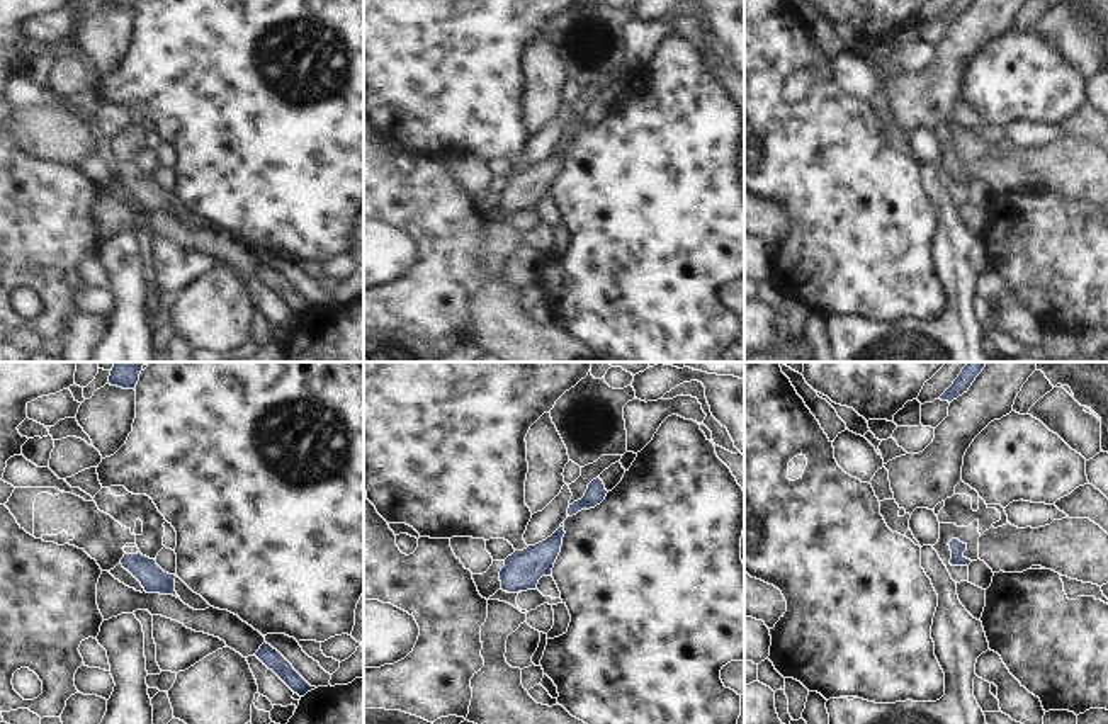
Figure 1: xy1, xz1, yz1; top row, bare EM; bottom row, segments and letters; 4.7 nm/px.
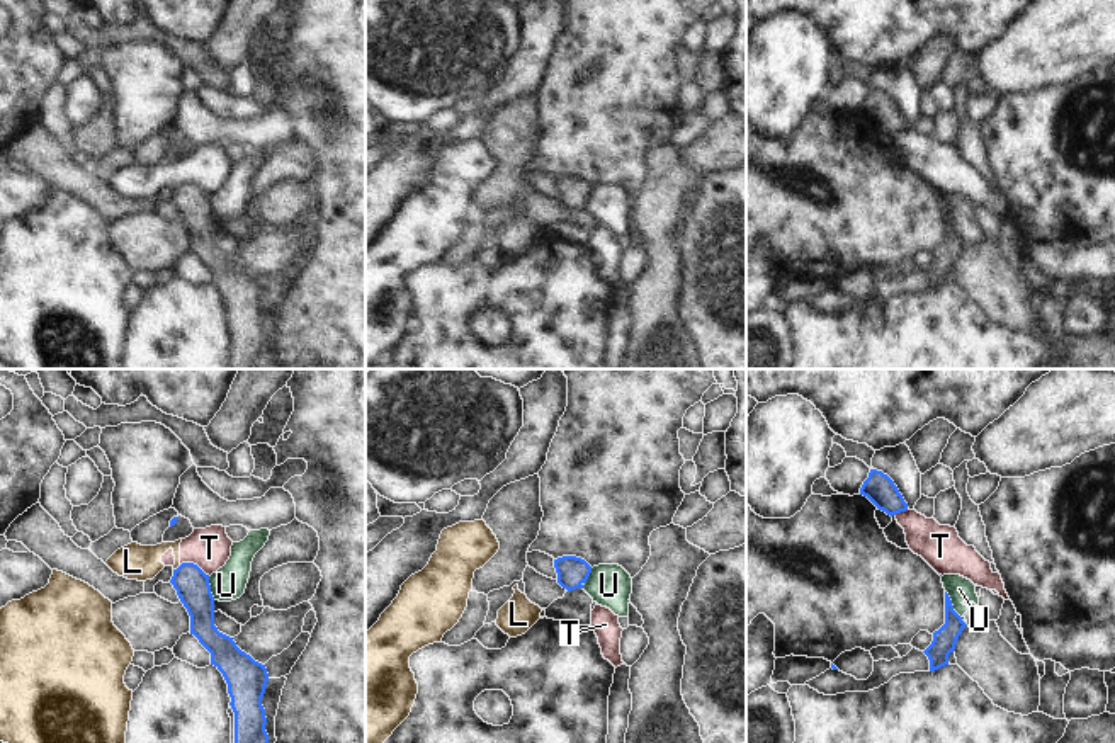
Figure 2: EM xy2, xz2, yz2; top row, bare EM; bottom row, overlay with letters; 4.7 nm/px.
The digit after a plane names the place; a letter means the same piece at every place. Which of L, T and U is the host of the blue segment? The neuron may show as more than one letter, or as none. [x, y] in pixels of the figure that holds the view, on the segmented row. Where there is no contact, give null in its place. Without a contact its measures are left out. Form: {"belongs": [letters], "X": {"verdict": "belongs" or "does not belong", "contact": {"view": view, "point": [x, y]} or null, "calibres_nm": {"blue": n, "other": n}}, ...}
{"belongs": [], "L": {"verdict": "does not belong", "contact": {"view": "xy2", "point": [179, 567]}, "calibres_nm": {"blue": 160, "other": 170}}, "T": {"verdict": "does not belong", "contact": {"view": "xy2", "point": [196, 565]}, "calibres_nm": {"blue": 160, "other": 200}}, "U": {"verdict": "does not belong", "contact": {"view": "yz2", "point": [952, 607]}, "calibres_nm": {"blue": 110, "other": 120}}}

